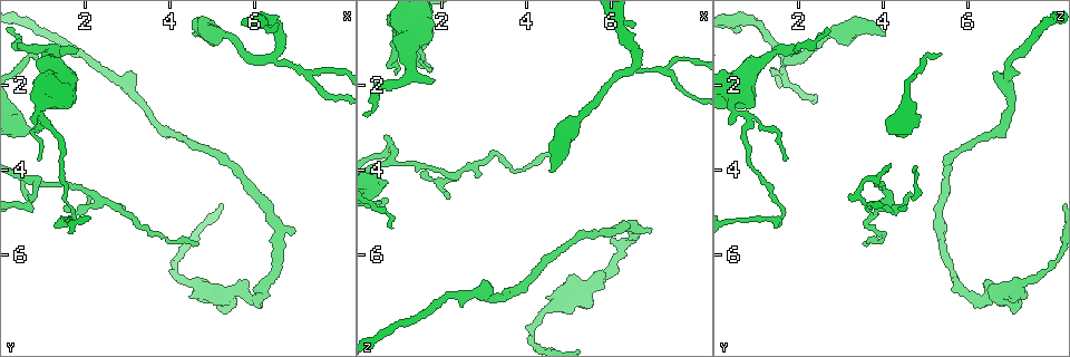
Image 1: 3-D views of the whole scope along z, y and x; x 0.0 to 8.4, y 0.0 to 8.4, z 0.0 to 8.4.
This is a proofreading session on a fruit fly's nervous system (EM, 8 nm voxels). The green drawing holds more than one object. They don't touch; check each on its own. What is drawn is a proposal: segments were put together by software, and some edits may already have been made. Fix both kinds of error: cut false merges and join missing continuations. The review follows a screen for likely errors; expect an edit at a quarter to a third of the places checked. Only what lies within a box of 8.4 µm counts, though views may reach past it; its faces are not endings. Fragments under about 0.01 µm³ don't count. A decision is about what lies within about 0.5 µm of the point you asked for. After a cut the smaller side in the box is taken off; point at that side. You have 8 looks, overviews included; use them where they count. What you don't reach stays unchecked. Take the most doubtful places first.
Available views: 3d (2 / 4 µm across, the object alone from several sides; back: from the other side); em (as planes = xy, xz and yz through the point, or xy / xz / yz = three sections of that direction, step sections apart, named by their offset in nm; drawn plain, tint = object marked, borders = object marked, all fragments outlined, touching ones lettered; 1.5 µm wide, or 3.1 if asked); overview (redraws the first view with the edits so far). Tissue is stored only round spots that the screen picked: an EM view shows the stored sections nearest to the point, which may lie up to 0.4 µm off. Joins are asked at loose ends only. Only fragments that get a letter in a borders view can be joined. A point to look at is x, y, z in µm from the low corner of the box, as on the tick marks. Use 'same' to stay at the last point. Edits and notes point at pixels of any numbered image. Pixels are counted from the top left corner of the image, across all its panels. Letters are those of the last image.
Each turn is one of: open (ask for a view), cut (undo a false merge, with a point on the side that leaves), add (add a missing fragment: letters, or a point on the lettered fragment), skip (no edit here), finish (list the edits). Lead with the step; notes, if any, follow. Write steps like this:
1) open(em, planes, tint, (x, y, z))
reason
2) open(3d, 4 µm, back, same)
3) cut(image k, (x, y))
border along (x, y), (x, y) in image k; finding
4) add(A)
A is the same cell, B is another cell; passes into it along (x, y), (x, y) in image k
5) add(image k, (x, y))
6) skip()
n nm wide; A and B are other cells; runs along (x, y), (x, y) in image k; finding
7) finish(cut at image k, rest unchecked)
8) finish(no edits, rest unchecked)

open(3d, 2 µm, (4.55, 0.90, 4.00))
an open end

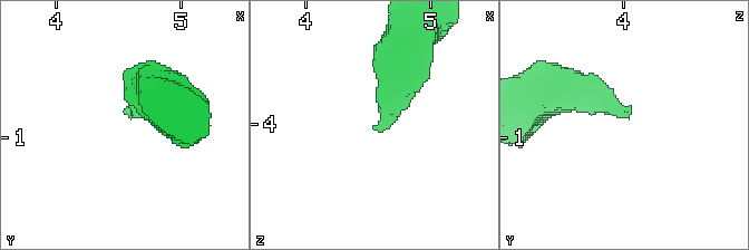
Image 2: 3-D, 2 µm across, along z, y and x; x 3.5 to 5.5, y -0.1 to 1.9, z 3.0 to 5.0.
open(em, yz, step 8, tint, (4.58, 0.84, 4.06))

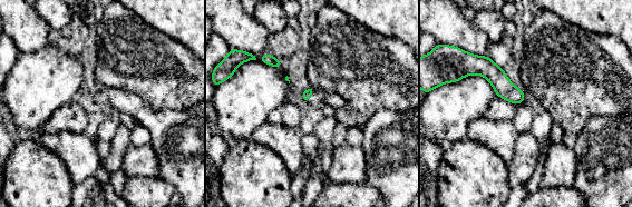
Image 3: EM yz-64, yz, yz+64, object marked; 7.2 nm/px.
open(em, planes, borders, same)

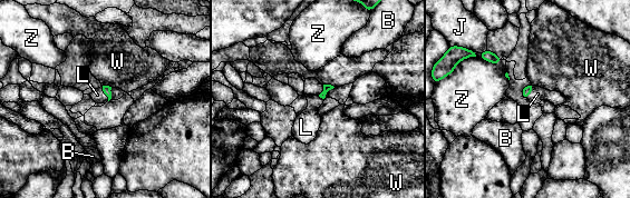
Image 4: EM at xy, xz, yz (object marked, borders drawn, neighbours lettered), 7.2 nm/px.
add(L)
L is the same cell, B, J, W and Z are other cells; passes into it along (106, 89), (104, 92), (97, 95) in image 4; the neuron continues

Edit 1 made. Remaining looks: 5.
open(3d, 2 µm, (0.85, 1.25, 5.35))
thin end

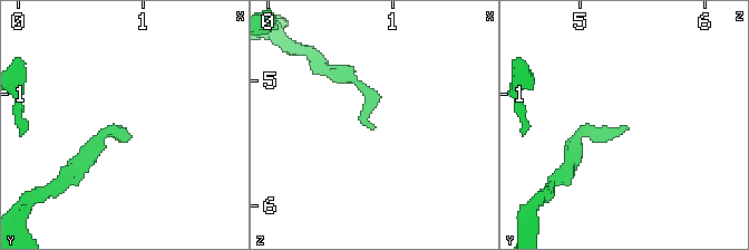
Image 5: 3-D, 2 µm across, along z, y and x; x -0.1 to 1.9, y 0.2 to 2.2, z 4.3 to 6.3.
open(em, xz, step 8, tint, (0.84, 1.26, 5.34))
need the tissue

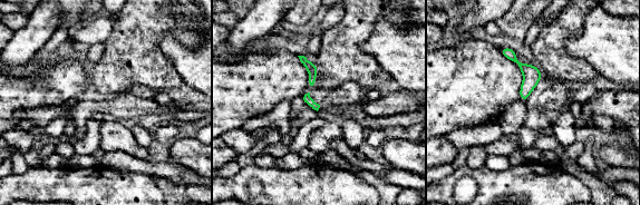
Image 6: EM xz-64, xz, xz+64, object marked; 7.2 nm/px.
open(em, xz, step 8, borders, same)
see the neighbours

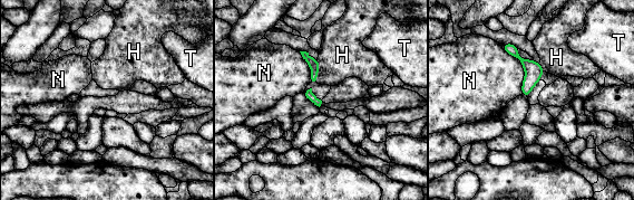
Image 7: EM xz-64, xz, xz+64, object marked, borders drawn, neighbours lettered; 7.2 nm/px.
skip()
H, N and T are other cells; border along (316, 59), (319, 63), (318, 83) in image 7; no lettered fragment goes on from it

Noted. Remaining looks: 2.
finish(add at image 4, rest unchecked)

